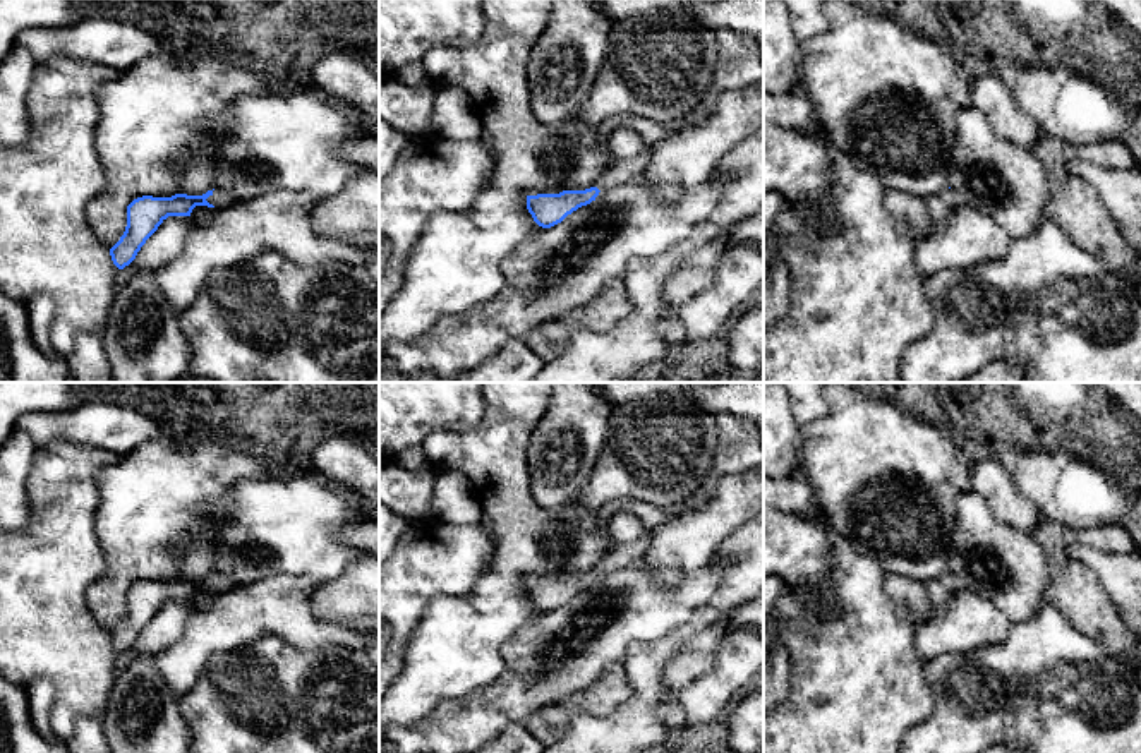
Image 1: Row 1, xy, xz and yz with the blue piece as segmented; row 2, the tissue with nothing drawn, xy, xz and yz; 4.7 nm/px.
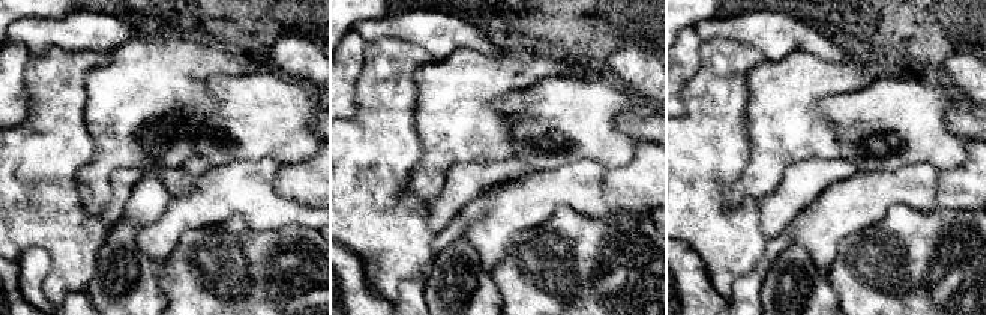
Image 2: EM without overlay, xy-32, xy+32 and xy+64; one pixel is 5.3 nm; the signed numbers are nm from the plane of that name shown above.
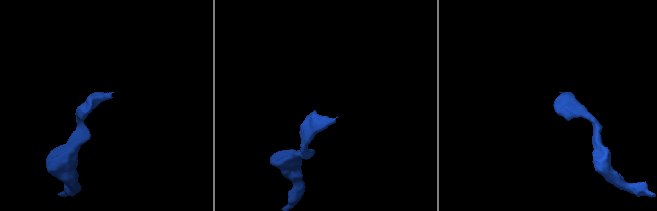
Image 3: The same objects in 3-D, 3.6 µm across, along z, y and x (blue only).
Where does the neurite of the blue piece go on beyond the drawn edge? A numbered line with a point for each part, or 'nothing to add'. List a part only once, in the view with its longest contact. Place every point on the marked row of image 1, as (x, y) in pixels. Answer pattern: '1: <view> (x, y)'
1: xy (220, 198)

